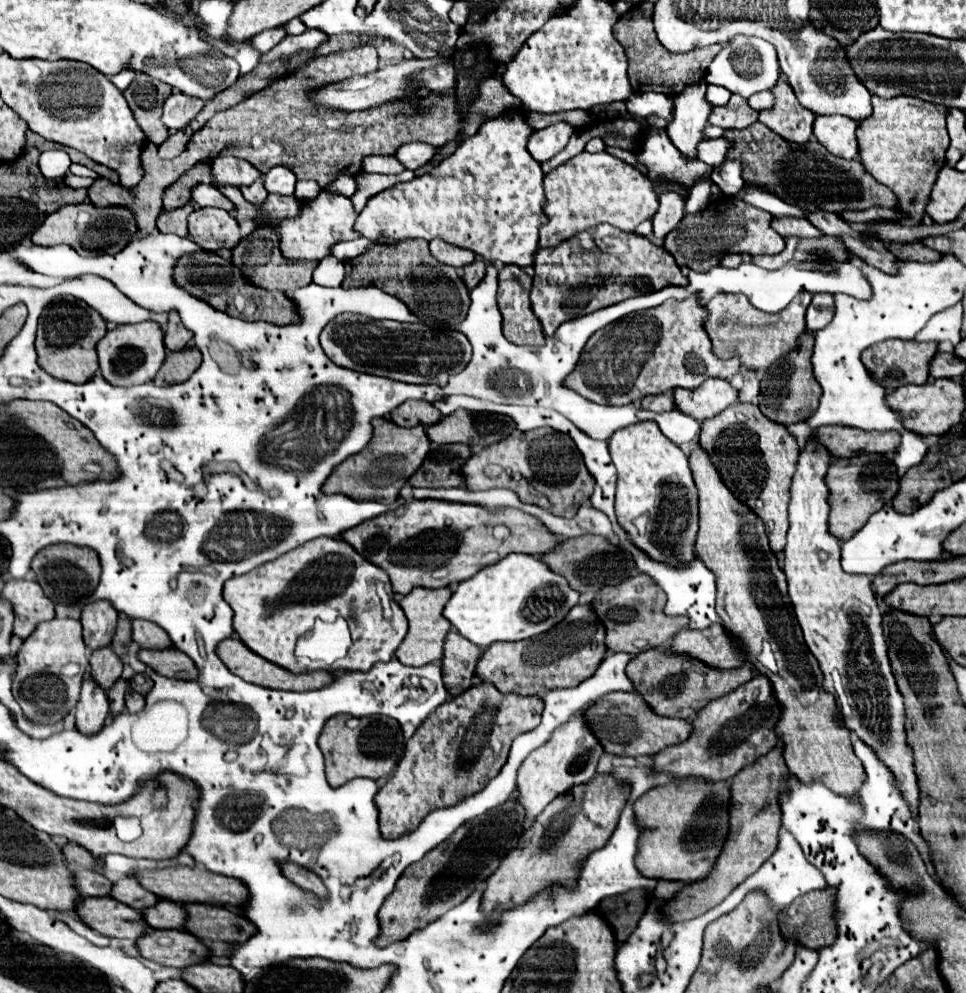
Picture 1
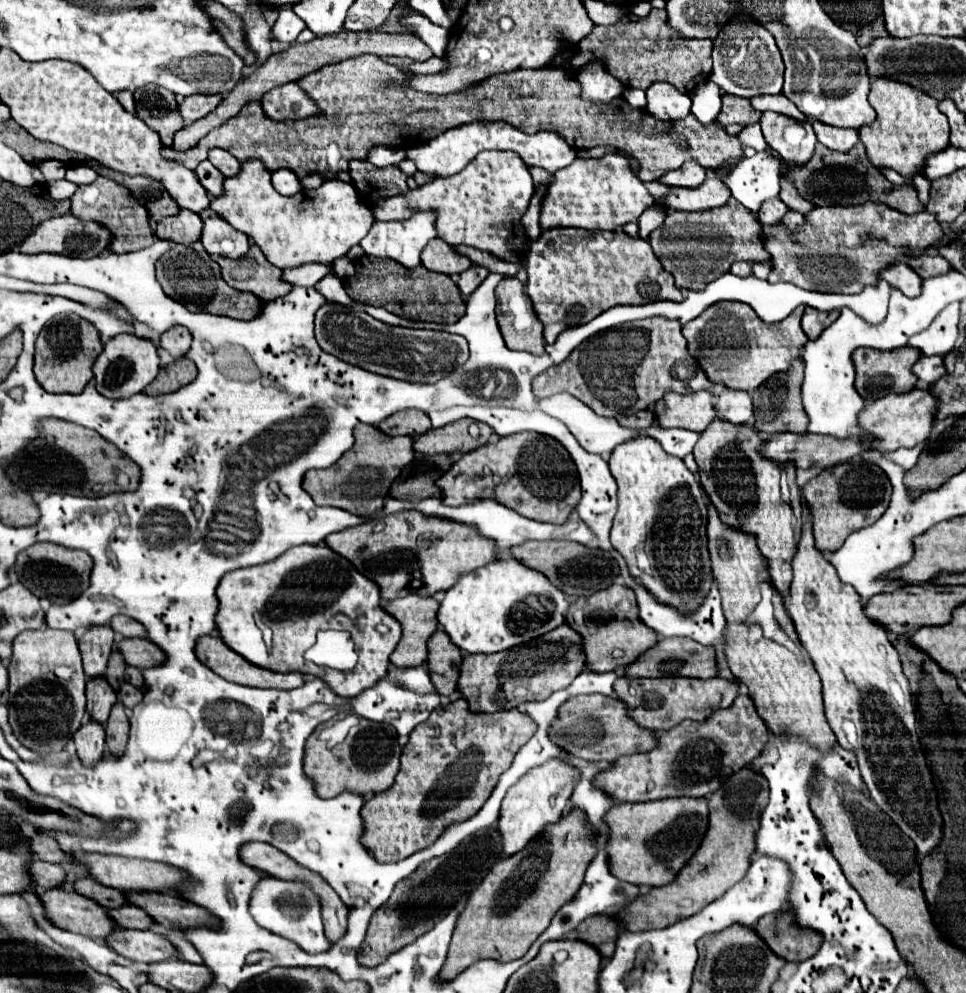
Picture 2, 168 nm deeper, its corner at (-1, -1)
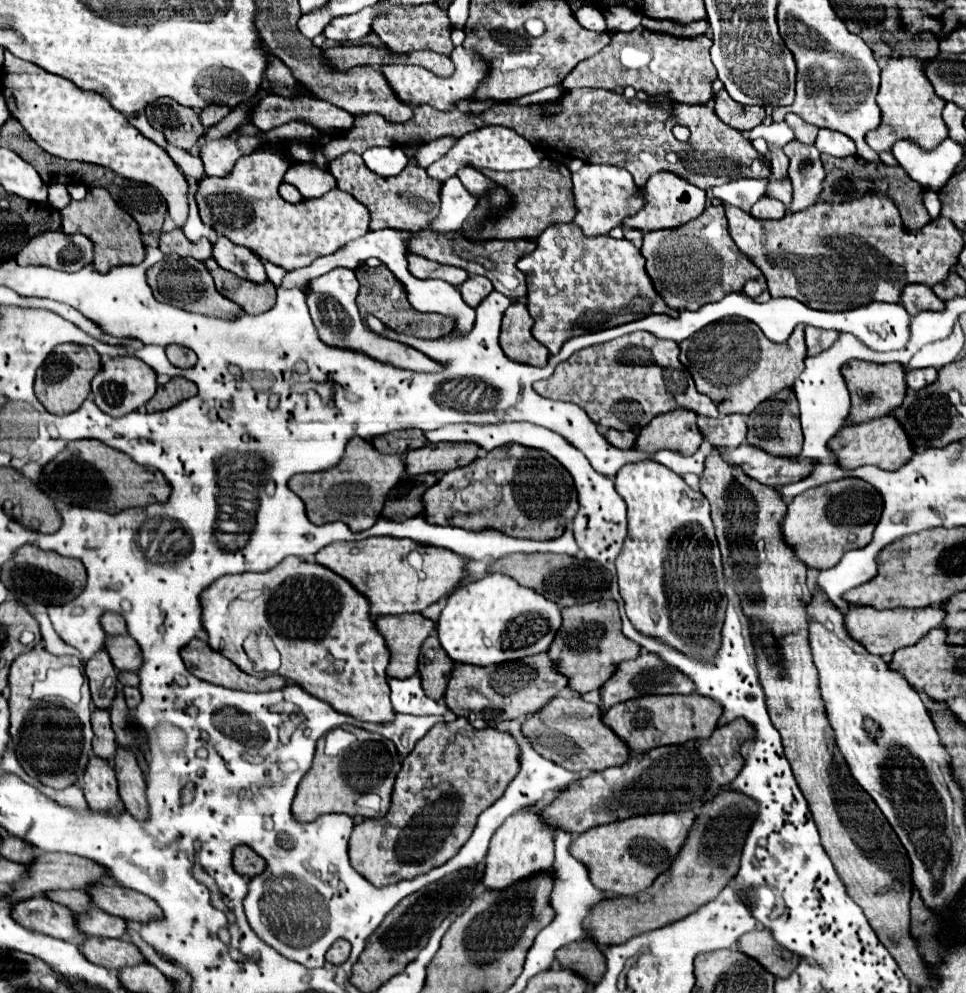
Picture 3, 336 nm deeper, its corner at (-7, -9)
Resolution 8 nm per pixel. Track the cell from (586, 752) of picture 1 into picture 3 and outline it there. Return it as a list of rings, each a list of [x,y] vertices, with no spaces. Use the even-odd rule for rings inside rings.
[[[532,805],[522,807],[514,815],[510,815],[494,833],[486,857],[486,871],[482,877],[482,883],[488,889],[506,889],[508,885],[516,883],[518,879],[530,877],[538,871],[552,869],[554,863],[554,835],[556,827],[548,825],[540,813],[540,809],[534,809]]]

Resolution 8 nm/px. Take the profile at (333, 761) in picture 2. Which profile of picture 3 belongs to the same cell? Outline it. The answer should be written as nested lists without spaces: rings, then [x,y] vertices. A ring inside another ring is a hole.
[[[350,727],[350,731],[358,737],[356,743],[350,749],[346,749],[346,753],[336,757],[328,757],[324,753],[324,741],[318,741],[312,767],[300,781],[296,799],[292,803],[292,811],[296,813],[296,817],[302,817],[300,821],[312,821],[324,813],[348,813],[356,817],[358,815],[356,799],[360,793],[366,793],[366,791],[378,793],[382,797],[380,815],[388,811],[394,781],[400,771],[398,751],[392,741],[388,741],[386,737],[380,737],[378,733],[370,733],[358,727],[356,729]]]

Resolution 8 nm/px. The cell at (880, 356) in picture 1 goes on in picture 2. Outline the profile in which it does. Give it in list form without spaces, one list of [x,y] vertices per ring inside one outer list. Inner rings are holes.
[[[900,347],[894,351],[878,351],[878,349],[856,349],[852,353],[852,363],[856,367],[856,389],[862,399],[876,401],[890,393],[906,393],[914,389],[916,375],[912,373],[912,365],[920,359],[920,351],[914,347]]]

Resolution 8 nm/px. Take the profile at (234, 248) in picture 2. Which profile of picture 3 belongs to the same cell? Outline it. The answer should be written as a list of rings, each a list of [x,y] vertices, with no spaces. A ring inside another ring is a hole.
[[[218,237],[218,241],[212,247],[212,257],[218,261],[218,265],[226,271],[236,273],[242,279],[250,279],[256,283],[266,281],[266,271],[262,261],[246,247],[234,245],[228,237]]]

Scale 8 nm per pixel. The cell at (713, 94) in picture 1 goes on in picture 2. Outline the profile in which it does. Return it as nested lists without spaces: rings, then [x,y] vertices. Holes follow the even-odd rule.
[[[706,79],[696,85],[696,89],[690,93],[692,99],[692,113],[702,125],[708,125],[716,119],[716,113],[720,111],[720,89],[714,85],[714,81]]]

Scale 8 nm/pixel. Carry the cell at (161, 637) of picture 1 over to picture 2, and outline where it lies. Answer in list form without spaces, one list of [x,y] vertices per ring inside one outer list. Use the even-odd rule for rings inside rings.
[[[114,615],[110,619],[110,627],[124,637],[146,637],[146,629],[126,615]]]

